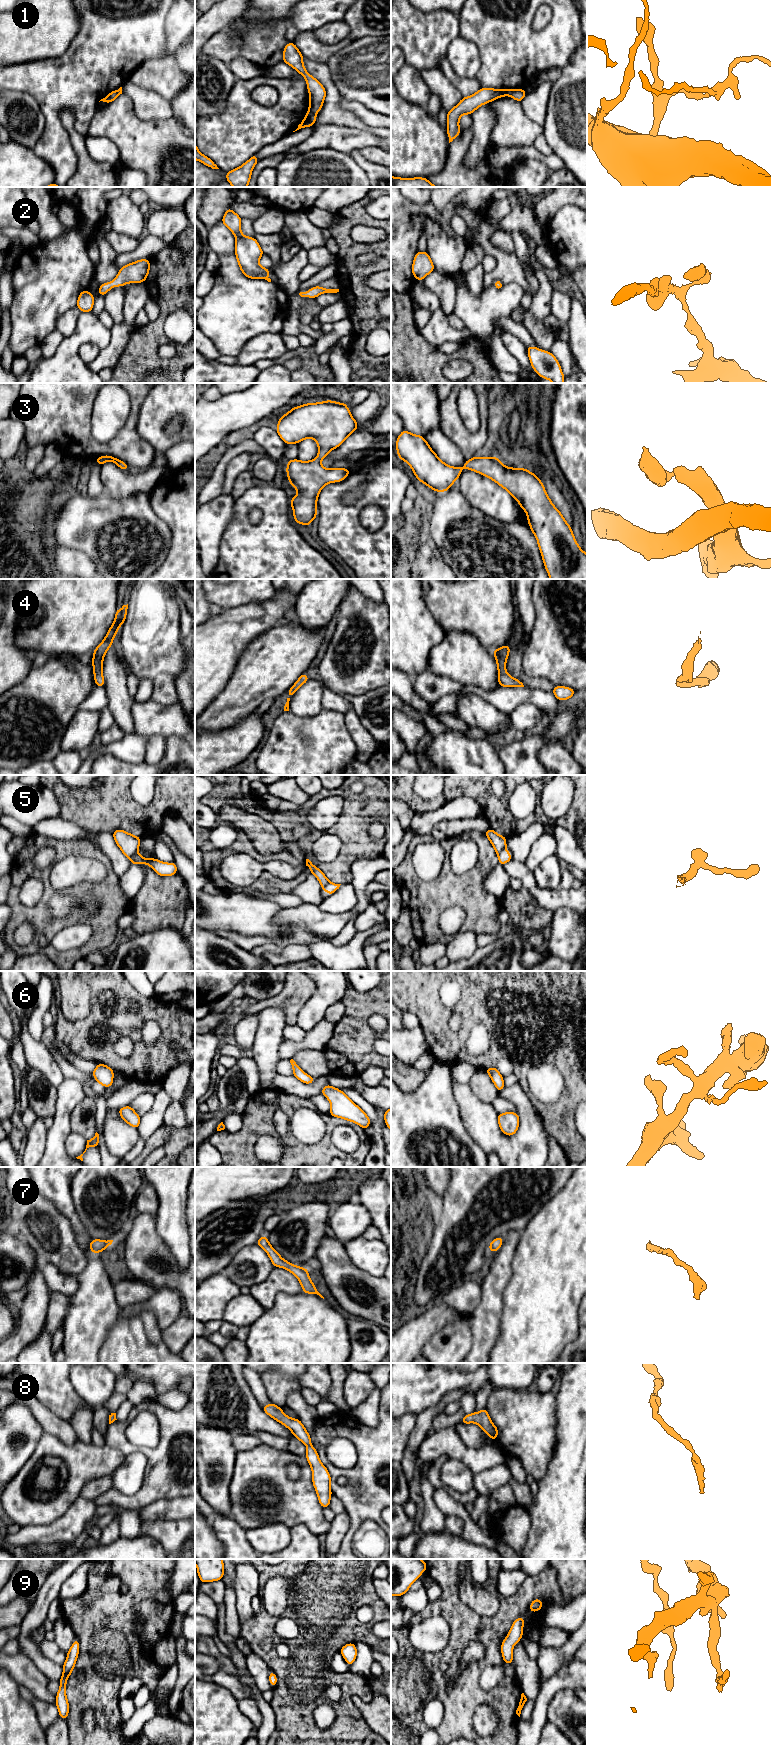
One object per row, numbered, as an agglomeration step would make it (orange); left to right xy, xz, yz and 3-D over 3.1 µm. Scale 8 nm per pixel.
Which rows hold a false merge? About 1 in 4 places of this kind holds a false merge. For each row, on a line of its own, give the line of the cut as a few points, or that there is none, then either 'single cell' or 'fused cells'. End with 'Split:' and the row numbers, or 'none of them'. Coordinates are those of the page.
1: xz (309, 109), (315, 114) | fused cells
2: no cut | single cell
3: no cut | single cell
4: no cut | single cell
5: xy (136, 850), (129, 858) | fused cells
6: no cut | single cell
7: no cut | single cell
8: no cut | single cell
9: no cut | single cell
Split: 1, 5

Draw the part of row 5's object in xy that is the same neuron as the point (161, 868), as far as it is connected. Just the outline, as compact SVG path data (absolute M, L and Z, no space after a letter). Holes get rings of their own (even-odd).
M135 851L129 859L131 864L138 865L139 863L143 863L145 865L149 865L156 874L163 877L173 876L178 871L177 866L174 862L165 863L159 861L157 858L147 859L141 856L138 851Z

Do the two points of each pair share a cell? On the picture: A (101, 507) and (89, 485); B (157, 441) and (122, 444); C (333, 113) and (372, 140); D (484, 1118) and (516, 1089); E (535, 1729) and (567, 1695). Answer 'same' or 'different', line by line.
A: different
B: different
C: different
D: same
E: different

